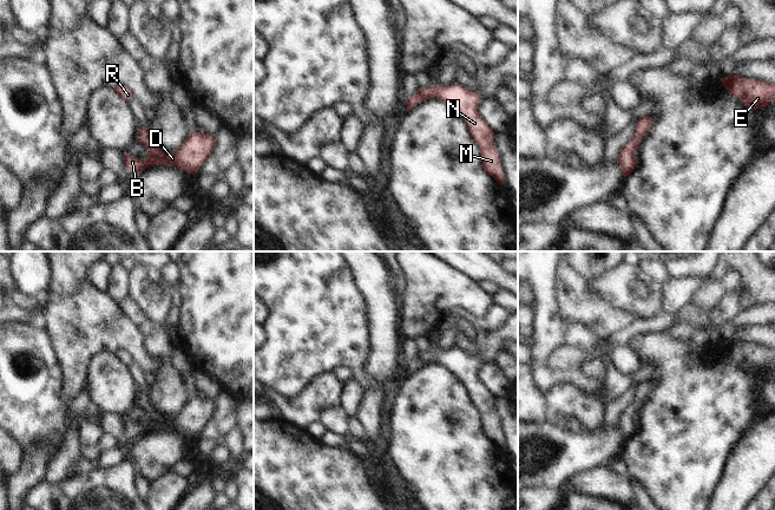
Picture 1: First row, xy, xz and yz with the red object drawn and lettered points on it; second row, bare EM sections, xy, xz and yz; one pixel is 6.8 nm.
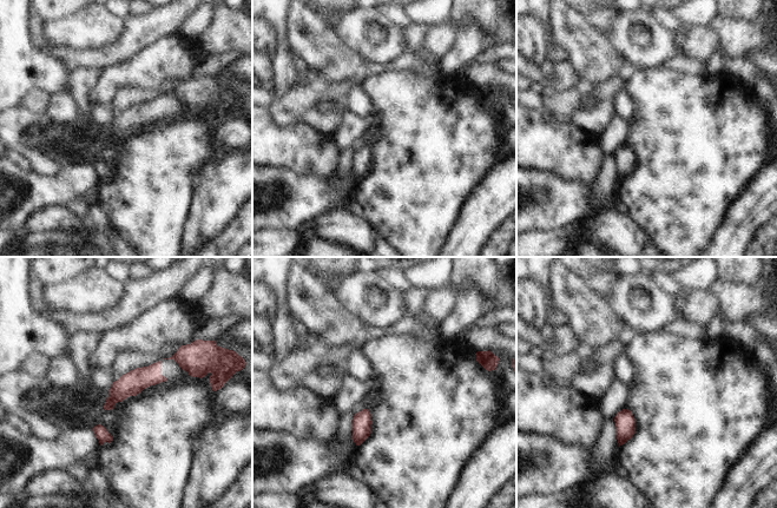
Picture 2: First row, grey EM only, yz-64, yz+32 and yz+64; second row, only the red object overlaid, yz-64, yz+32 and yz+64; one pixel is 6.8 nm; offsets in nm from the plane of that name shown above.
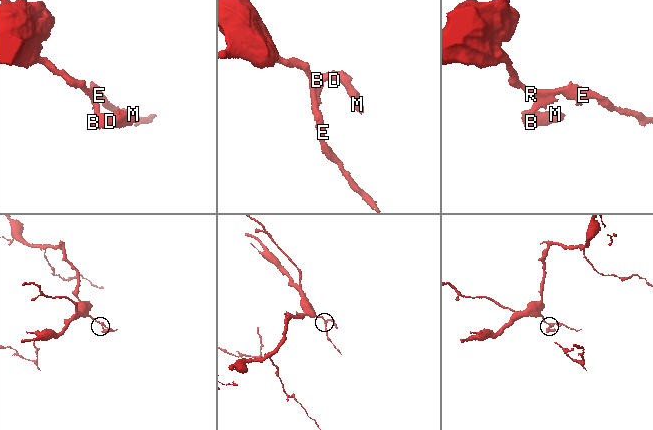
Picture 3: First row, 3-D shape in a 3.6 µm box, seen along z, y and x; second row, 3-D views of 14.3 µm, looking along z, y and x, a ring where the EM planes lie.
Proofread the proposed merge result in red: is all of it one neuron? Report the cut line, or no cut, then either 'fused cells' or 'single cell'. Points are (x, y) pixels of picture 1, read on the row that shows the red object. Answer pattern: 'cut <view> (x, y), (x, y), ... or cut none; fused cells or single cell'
cut none; single cell

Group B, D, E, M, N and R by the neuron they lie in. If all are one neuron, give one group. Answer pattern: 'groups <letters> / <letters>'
groups B D E M N R

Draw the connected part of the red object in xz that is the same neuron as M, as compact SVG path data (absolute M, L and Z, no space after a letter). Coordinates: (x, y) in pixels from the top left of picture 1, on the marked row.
M457 83L453 86L440 85L438 87L432 84L427 89L418 89L413 96L407 97L406 111L411 111L415 105L429 98L436 98L457 111L468 126L473 140L480 149L484 170L503 185L504 174L499 155L494 149L494 131L478 112L481 98L474 91L468 91Z

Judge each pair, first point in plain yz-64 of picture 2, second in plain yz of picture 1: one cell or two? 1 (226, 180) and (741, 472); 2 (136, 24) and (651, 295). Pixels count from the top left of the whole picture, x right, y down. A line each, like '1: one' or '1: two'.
1: one
2: two

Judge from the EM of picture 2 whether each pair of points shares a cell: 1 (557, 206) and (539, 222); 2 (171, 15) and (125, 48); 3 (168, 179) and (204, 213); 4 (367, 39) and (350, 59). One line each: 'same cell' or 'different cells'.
1: same cell
2: same cell
3: different cells
4: different cells

